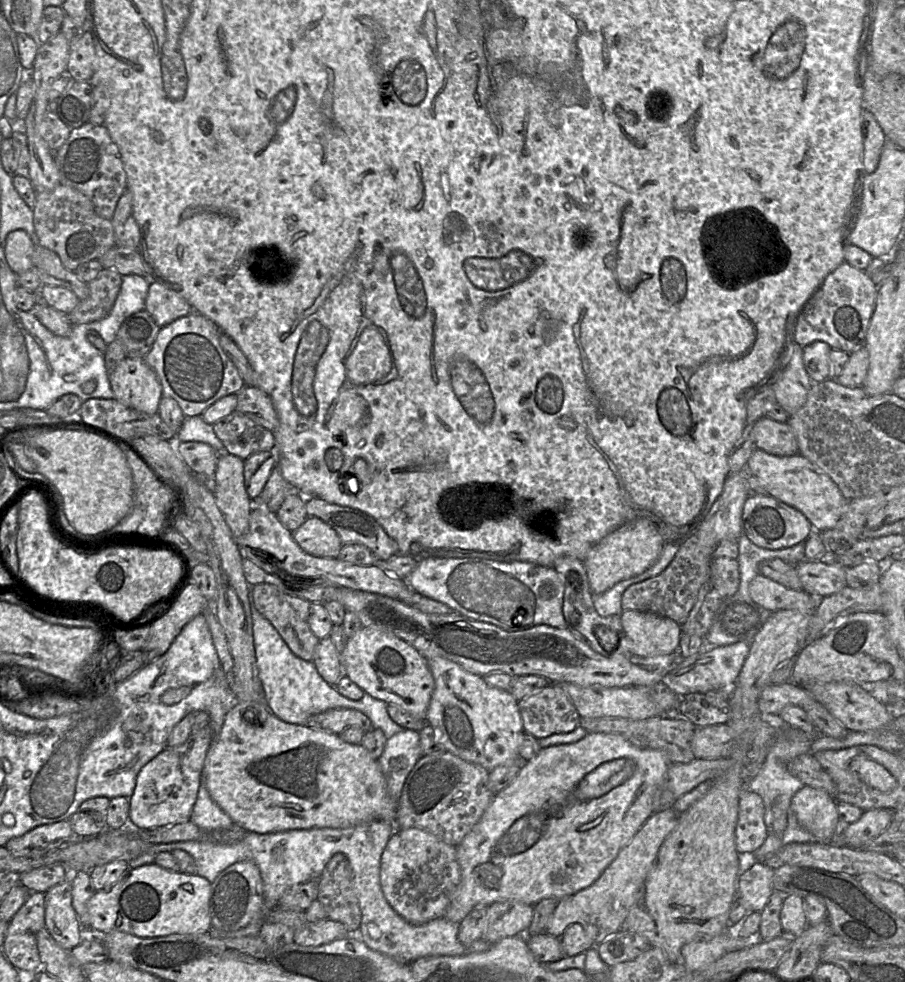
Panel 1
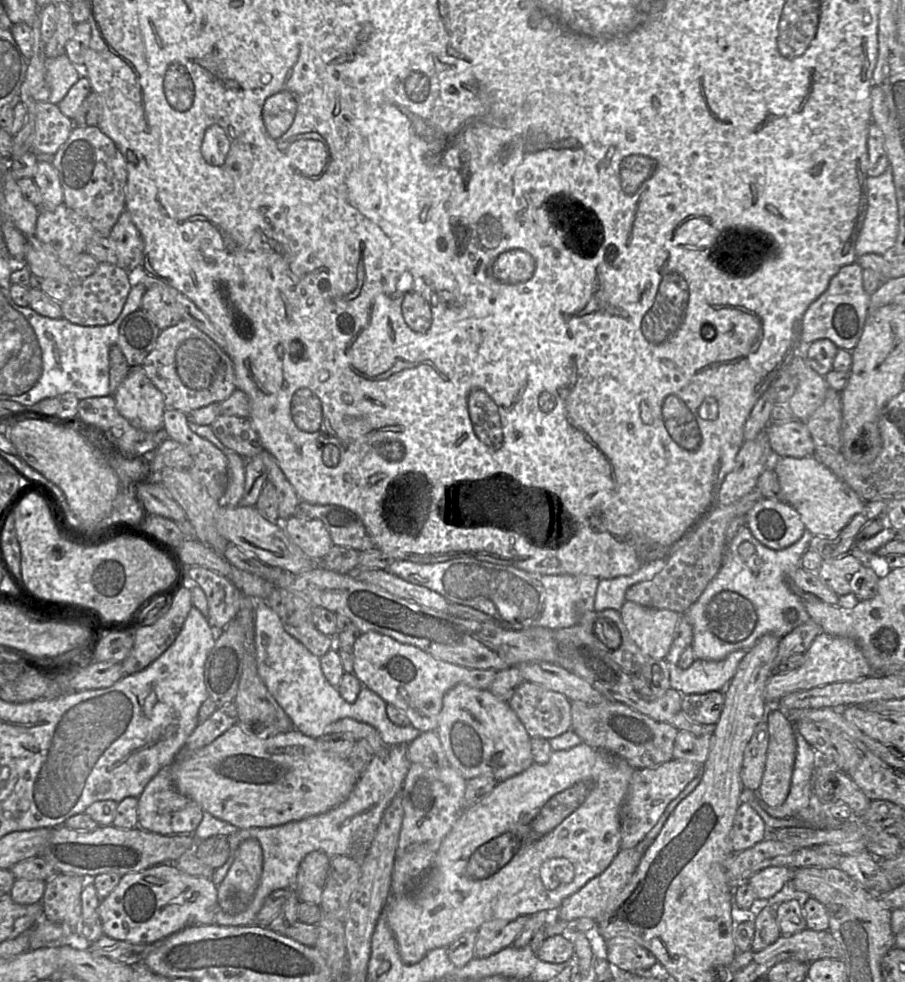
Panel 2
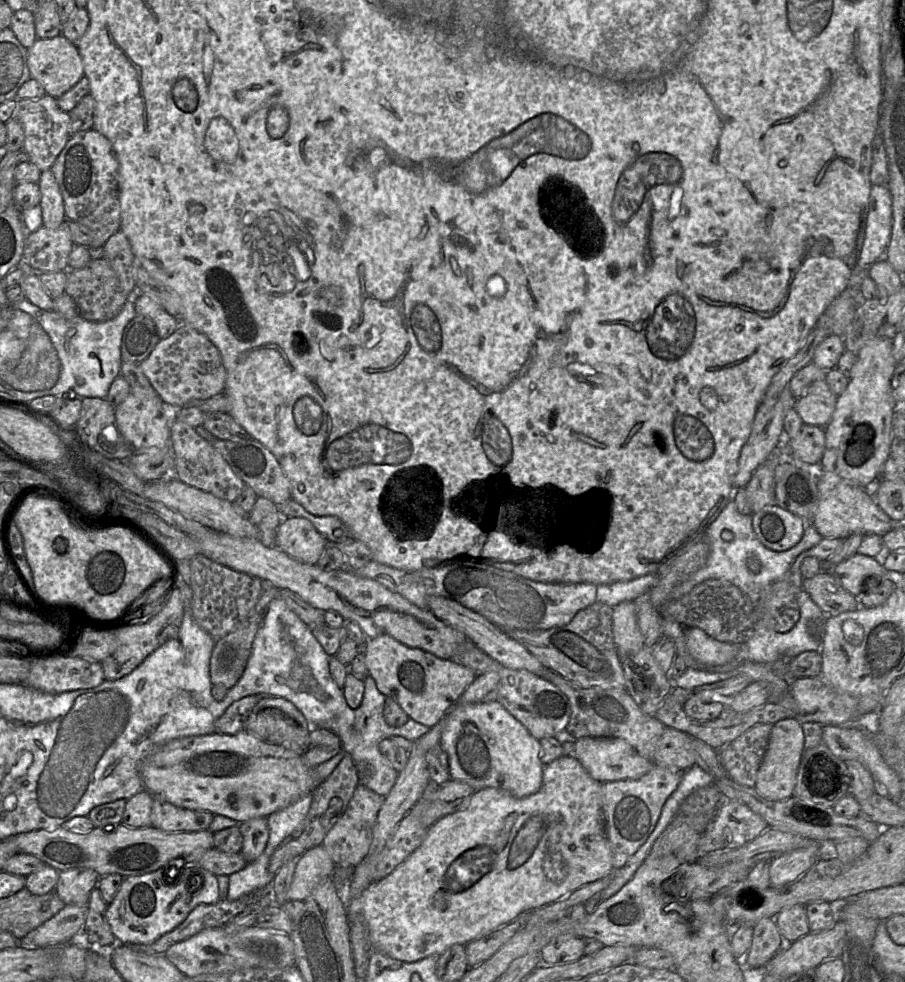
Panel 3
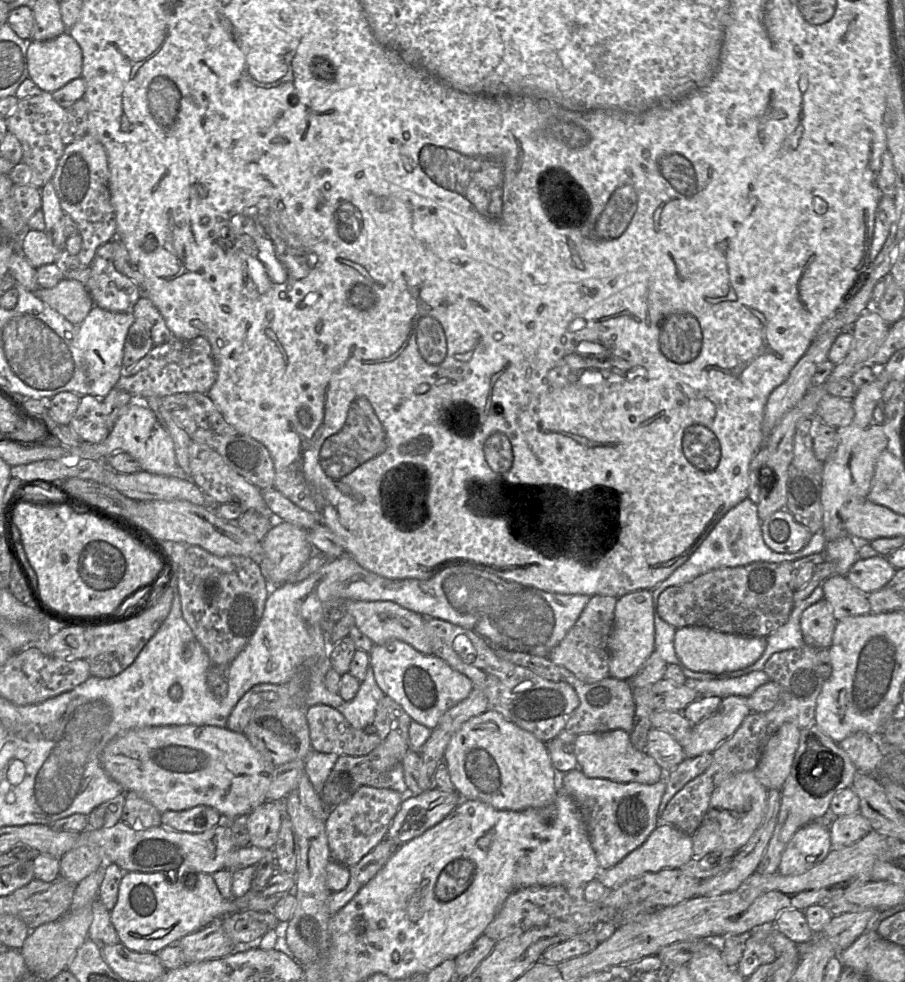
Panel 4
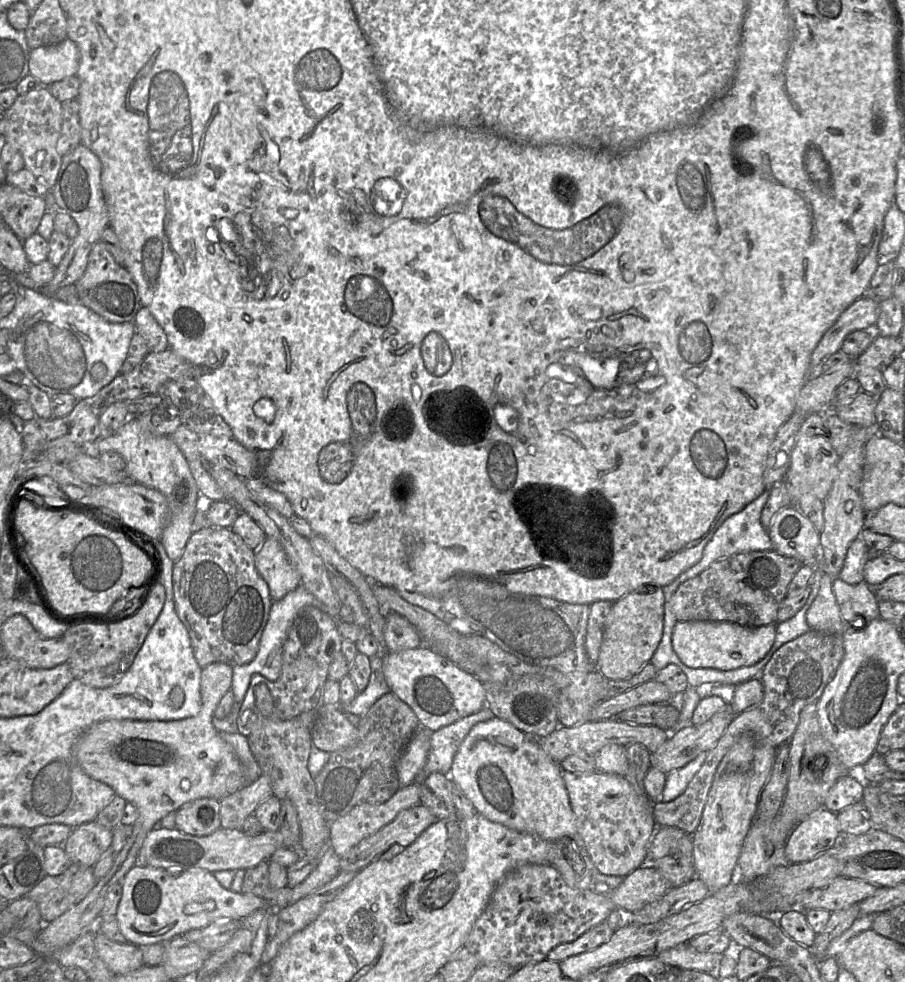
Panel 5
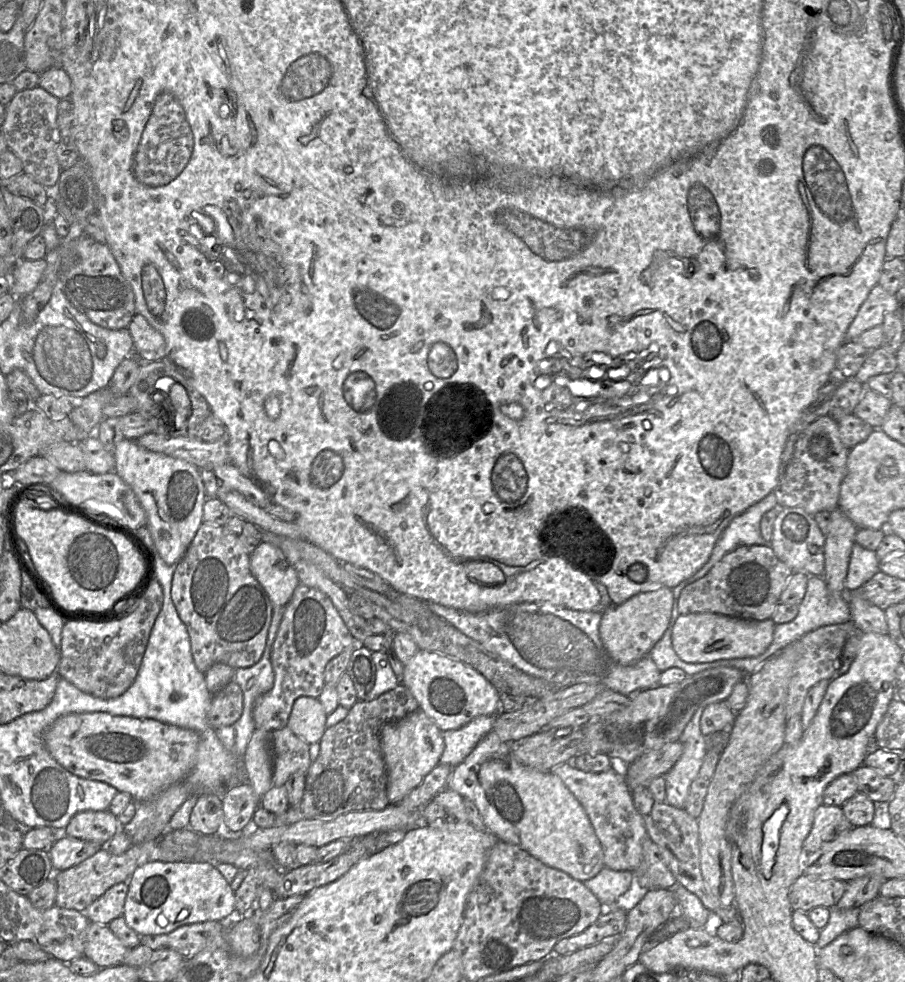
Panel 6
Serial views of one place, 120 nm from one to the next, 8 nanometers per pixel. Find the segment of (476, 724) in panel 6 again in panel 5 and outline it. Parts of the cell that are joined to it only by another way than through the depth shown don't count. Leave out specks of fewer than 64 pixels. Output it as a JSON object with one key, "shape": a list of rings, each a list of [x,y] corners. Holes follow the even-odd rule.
{"shape":[[[484,707],[475,714],[431,732],[428,758],[415,782],[422,782],[433,772],[449,775],[455,754],[470,730],[476,724],[494,717],[493,712],[488,707]]]}

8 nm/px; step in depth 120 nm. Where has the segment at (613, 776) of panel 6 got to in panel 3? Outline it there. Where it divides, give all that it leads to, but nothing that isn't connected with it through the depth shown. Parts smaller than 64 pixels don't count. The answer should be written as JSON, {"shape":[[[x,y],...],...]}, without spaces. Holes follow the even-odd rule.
{"shape":[[[654,765],[638,779],[603,783],[603,818],[614,869],[622,867],[647,840],[658,822],[664,803],[680,783],[682,774],[682,770]]]}

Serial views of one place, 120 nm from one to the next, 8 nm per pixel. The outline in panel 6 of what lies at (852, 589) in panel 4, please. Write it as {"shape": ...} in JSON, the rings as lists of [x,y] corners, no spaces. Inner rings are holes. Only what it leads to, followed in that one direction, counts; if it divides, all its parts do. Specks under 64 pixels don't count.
{"shape":[[[846,592],[851,621],[860,633],[888,634],[884,610],[851,592]]]}

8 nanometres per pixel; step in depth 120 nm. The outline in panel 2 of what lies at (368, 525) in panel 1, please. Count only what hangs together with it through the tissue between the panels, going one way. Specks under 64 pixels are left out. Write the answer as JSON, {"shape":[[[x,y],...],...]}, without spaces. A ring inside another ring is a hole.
{"shape":[[[300,501],[293,516],[321,520],[336,546],[349,547],[360,552],[375,547],[361,519],[344,507]]]}

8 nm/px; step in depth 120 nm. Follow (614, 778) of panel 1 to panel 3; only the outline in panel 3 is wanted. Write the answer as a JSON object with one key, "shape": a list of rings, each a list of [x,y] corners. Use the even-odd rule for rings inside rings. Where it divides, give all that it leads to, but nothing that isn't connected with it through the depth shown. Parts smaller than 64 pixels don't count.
{"shape":[[[566,752],[565,755],[544,767],[541,788],[533,795],[516,798],[498,788],[484,788],[475,791],[465,809],[438,820],[429,829],[425,840],[419,848],[398,865],[387,877],[380,881],[372,882],[362,893],[361,903],[368,926],[372,950],[380,951],[391,958],[406,963],[417,962],[429,956],[440,956],[452,945],[466,945],[477,938],[487,935],[500,926],[520,919],[520,917],[532,910],[559,900],[585,884],[610,875],[614,867],[612,852],[604,825],[602,785],[603,783],[598,782],[588,774],[573,754]]]}

